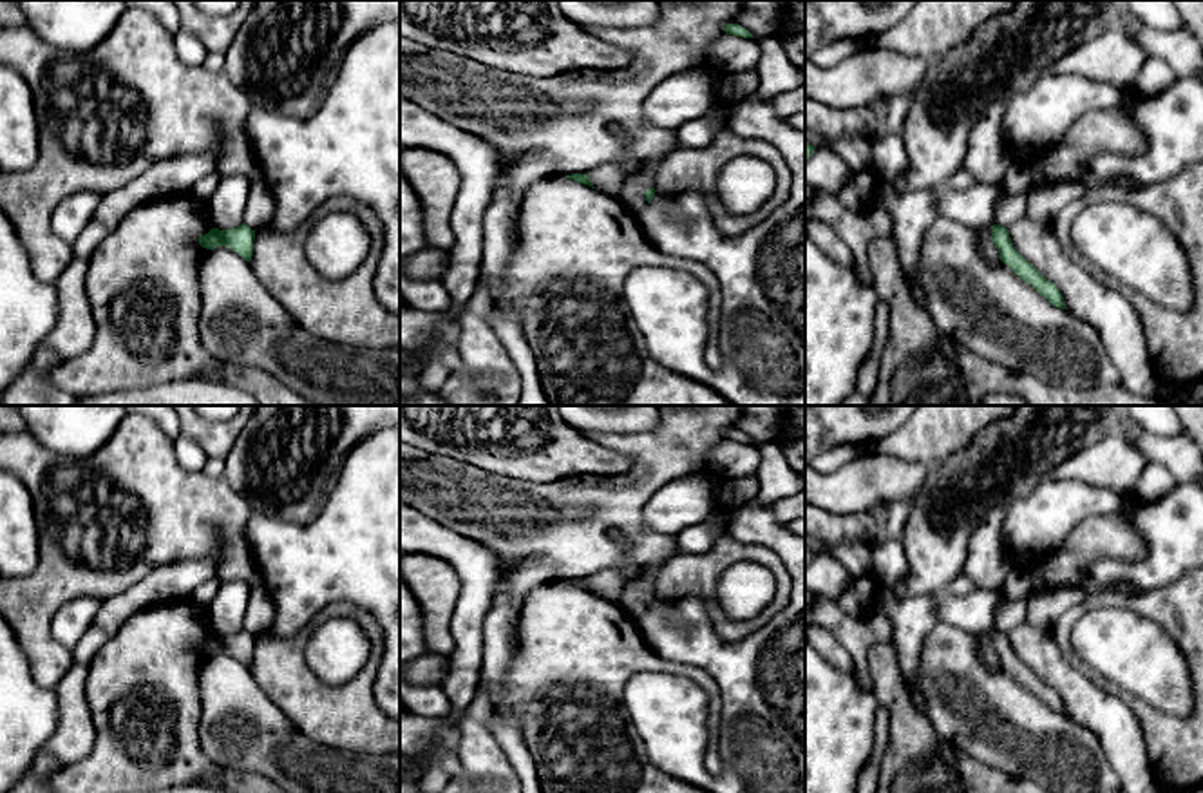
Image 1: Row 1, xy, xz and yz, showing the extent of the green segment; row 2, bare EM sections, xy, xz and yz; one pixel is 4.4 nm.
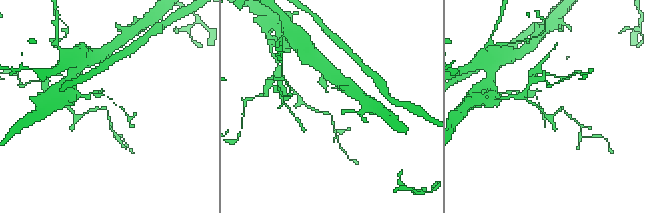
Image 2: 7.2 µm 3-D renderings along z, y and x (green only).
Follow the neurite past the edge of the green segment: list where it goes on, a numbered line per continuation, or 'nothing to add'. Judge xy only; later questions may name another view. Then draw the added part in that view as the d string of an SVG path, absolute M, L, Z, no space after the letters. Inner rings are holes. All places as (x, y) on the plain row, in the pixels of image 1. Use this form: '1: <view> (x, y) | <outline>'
nothing to add

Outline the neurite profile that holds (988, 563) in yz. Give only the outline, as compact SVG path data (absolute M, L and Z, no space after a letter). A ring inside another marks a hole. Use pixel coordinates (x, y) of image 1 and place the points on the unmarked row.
M1009 500L997 503L968 541L968 558L962 574L971 579L975 588L999 590L1013 570L1002 541L1002 523L1008 505Z

